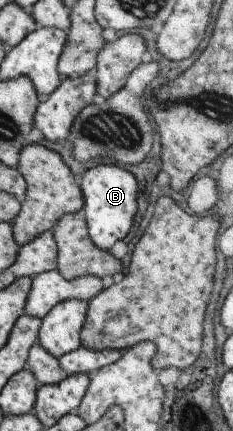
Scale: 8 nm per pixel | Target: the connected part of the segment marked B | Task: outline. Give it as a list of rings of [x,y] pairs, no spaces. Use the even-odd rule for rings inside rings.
[[[98,164],[84,172],[79,187],[83,195],[82,211],[89,238],[96,247],[109,251],[132,225],[137,202],[136,178],[118,164]]]

